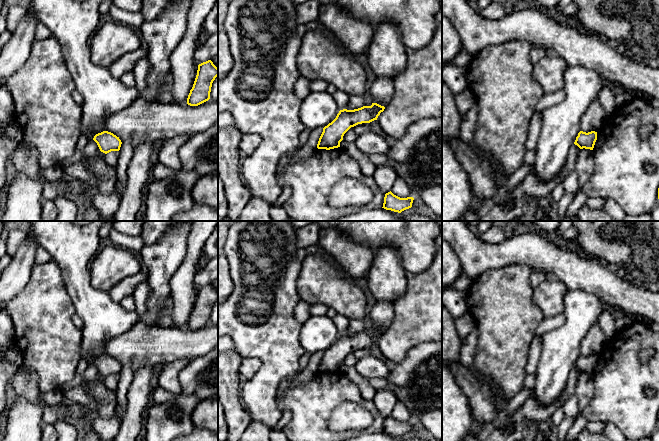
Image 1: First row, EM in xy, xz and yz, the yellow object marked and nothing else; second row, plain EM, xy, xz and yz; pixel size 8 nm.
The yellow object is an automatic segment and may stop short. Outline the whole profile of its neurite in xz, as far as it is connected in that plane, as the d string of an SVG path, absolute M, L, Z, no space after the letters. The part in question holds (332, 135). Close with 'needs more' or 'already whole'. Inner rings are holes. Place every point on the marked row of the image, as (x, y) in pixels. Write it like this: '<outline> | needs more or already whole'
M377 103L354 110L340 110L336 118L327 126L310 130L308 142L300 148L296 156L289 162L295 164L310 156L317 149L334 149L340 147L344 134L358 124L377 120L385 109Z | needs more

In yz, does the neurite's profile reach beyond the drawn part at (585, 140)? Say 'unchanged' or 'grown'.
grown

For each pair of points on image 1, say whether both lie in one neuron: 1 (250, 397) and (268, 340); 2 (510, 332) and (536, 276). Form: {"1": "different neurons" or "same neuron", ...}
{"1": "same neuron", "2": "different neurons"}

